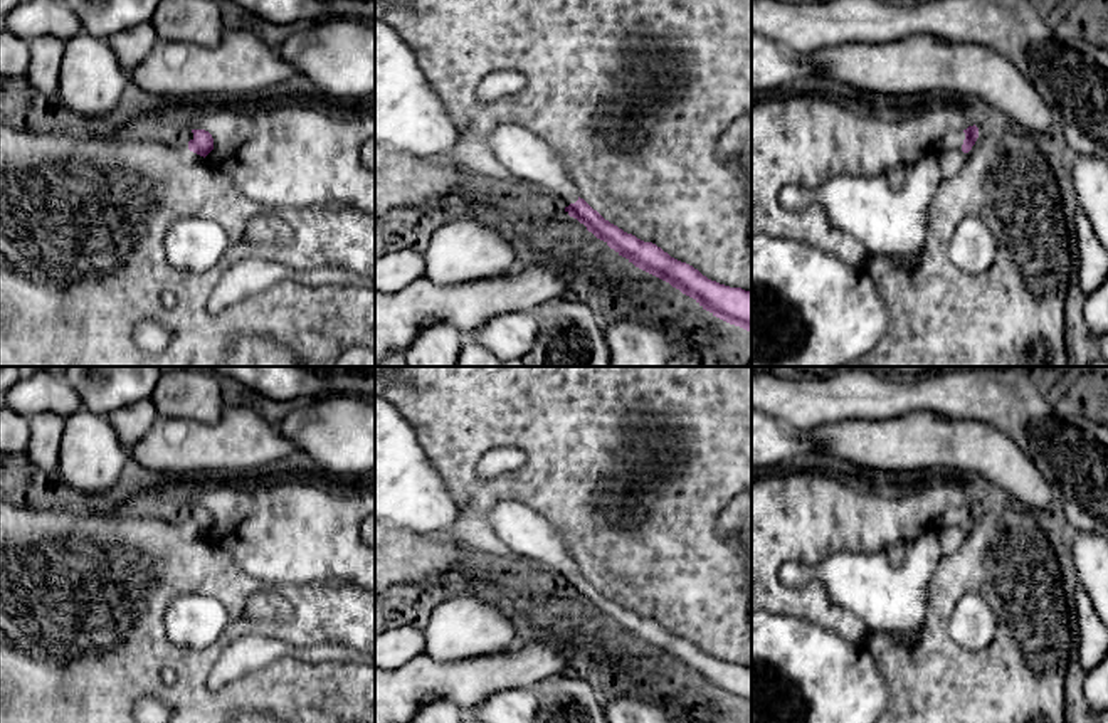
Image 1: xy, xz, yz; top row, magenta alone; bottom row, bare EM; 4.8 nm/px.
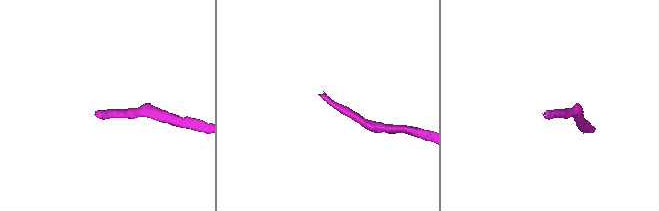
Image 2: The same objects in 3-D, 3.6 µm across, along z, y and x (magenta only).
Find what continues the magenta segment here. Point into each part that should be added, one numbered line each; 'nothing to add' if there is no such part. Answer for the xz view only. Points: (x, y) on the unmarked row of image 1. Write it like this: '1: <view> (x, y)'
1: xz (527, 532)

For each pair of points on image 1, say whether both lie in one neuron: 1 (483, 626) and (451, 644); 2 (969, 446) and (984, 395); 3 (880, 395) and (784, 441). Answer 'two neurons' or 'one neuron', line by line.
1: one neuron
2: two neurons
3: two neurons

